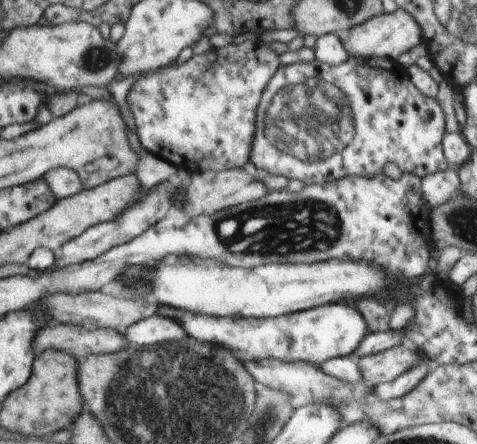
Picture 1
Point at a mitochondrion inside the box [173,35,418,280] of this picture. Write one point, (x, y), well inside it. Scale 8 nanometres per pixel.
(311, 121)

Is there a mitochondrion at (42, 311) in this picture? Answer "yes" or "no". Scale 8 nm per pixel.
no

